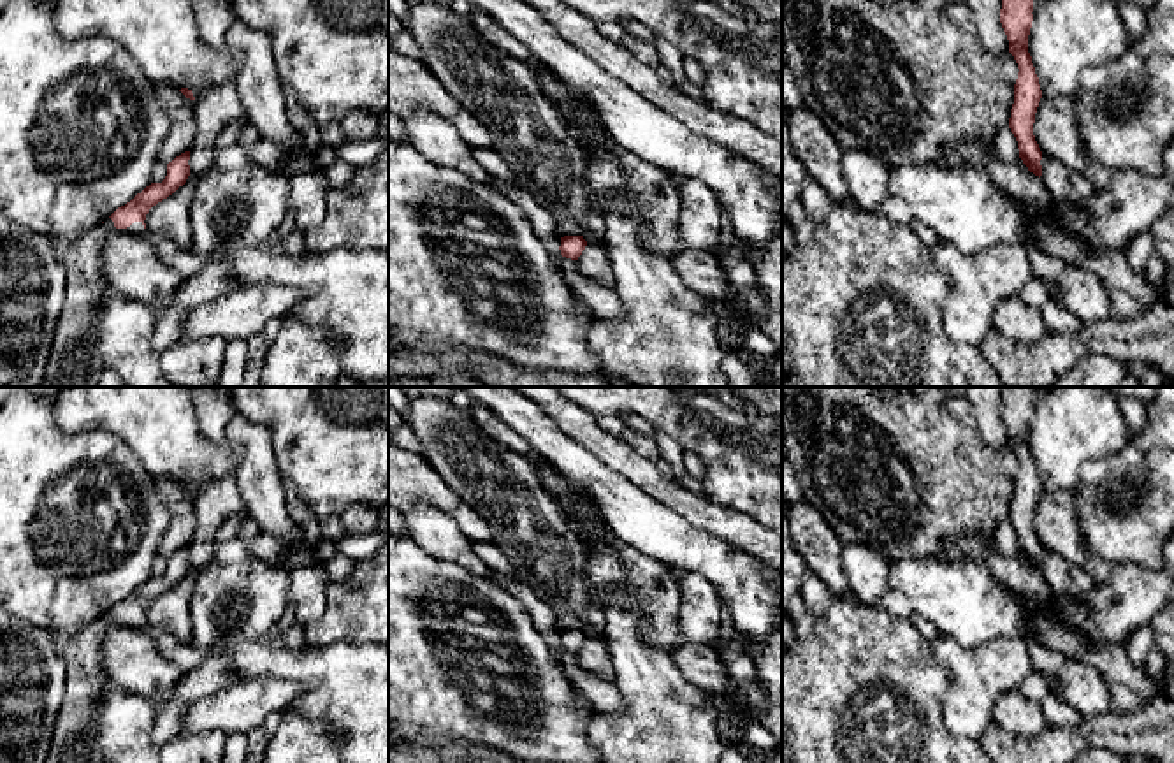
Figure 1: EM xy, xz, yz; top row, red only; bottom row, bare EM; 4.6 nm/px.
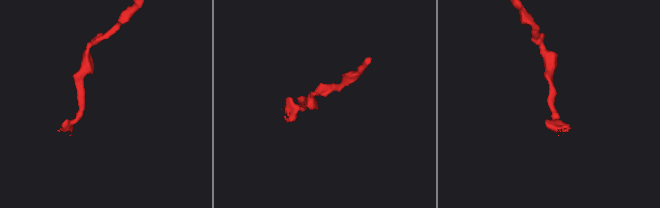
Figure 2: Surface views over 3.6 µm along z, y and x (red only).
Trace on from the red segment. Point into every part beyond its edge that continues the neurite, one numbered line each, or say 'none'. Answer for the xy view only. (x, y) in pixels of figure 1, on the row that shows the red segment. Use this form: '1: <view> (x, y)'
1: xy (74, 361)

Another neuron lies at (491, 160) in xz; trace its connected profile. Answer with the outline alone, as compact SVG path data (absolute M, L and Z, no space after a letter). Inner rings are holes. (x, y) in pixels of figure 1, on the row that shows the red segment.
M473 148L473 156L492 178L518 185L508 164L496 149Z

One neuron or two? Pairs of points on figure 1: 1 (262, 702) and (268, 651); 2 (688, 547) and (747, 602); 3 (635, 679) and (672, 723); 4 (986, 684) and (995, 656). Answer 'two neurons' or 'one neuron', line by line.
1: two neurons
2: one neuron
3: one neuron
4: one neuron

